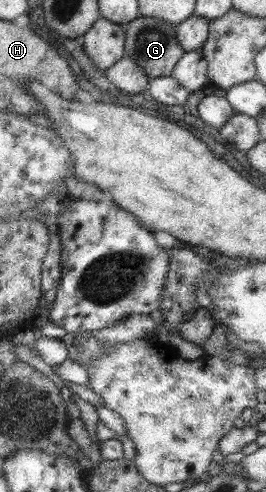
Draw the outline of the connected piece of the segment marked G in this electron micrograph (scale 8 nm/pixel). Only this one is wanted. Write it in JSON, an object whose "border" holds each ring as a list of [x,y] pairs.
{"border":[[[138,16],[125,24],[124,28],[124,56],[135,62],[136,66],[139,66],[145,72],[148,79],[171,76],[174,65],[184,54],[175,37],[175,25],[154,17]]]}

